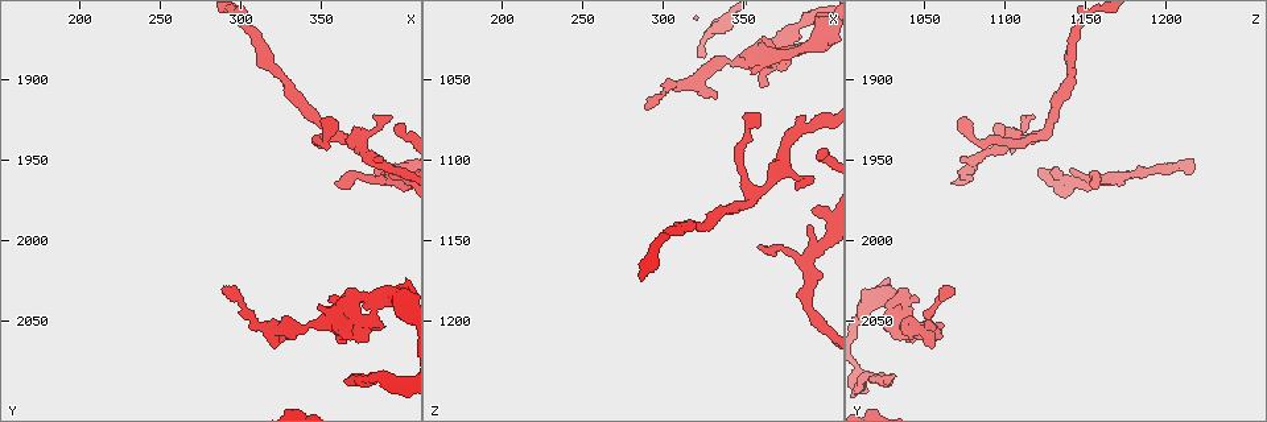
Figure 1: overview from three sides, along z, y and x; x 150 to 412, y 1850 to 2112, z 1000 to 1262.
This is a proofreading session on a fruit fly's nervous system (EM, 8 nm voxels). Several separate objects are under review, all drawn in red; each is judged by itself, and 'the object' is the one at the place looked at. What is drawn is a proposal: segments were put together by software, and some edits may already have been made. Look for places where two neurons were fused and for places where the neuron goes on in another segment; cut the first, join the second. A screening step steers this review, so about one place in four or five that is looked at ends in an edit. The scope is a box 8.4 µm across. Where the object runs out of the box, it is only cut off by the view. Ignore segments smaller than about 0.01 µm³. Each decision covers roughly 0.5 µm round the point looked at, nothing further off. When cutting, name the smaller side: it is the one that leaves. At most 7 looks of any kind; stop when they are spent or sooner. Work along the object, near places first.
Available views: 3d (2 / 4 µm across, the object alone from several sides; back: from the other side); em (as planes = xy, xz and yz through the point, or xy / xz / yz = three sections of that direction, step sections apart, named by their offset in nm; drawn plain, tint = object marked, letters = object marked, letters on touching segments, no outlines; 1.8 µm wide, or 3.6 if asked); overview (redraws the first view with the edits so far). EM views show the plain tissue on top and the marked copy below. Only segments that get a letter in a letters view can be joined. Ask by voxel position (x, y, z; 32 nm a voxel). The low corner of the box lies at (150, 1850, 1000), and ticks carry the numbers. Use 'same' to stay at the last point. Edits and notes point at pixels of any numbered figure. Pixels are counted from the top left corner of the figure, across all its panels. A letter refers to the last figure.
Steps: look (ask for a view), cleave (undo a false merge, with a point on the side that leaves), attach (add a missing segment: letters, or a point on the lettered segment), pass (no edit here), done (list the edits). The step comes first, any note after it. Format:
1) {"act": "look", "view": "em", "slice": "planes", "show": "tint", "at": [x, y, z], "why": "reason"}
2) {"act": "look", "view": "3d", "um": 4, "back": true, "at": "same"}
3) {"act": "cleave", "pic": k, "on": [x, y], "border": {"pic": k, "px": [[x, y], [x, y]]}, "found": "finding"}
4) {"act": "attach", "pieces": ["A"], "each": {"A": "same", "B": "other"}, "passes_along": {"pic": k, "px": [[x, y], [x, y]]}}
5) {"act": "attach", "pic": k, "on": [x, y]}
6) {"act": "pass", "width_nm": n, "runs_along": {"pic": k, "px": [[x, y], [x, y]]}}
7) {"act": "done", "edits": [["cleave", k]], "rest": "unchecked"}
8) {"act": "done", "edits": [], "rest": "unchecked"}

{"act": "look", "view": "em", "slice": "yz", "step": 8, "show": "letters", "at": [366, 2088, 1028], "why": "branch stops here"}

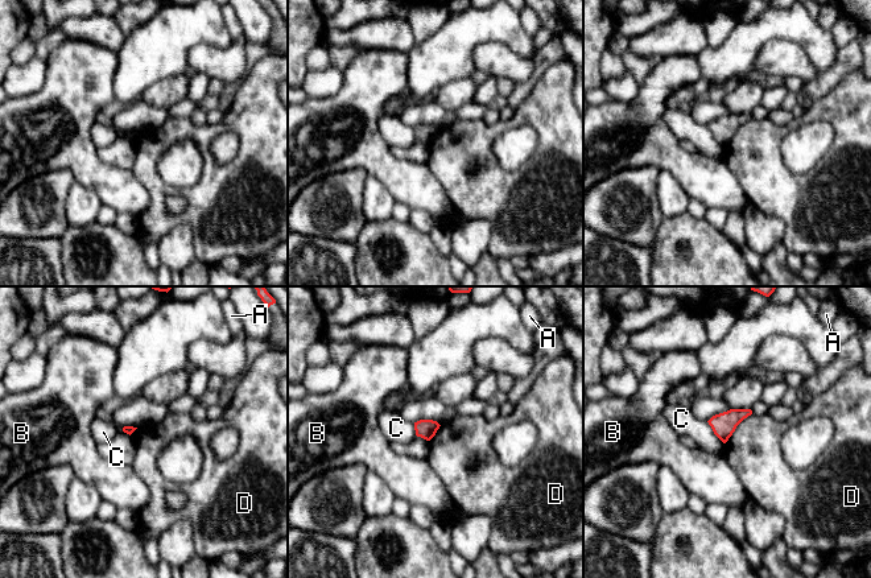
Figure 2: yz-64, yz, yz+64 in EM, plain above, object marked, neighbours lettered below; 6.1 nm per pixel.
{"act": "pass", "each": {"A": "other", "B": "other", "C": "other", "D": "other"}, "found": "no lettered segment goes on from it"}

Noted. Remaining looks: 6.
{"act": "look", "view": "em", "slice": "xy", "step": 16, "show": "letters", "at": [288, 2030, 1066], "why": "long arm stops here"}

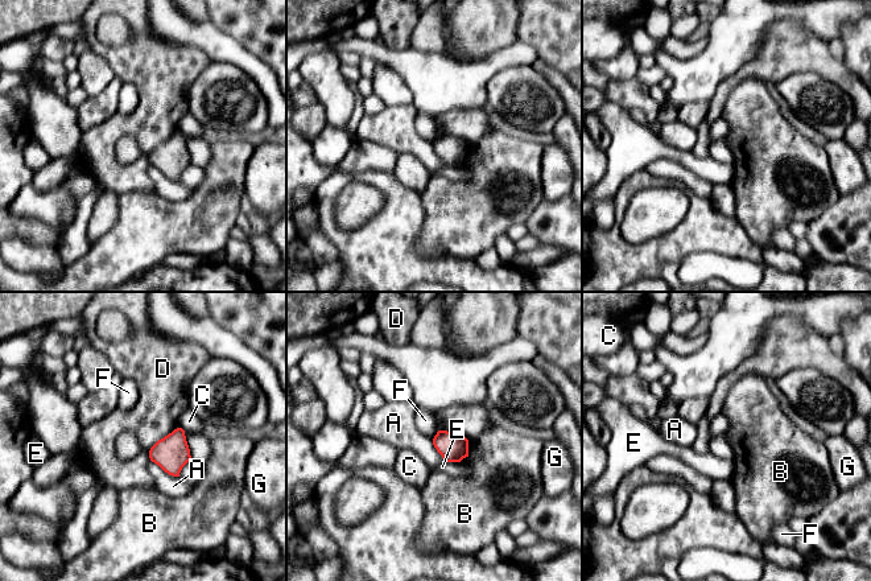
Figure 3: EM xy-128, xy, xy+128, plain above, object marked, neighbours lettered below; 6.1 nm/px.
{"act": "look", "view": "em", "slice": "planes", "show": "letters", "at": "same"}

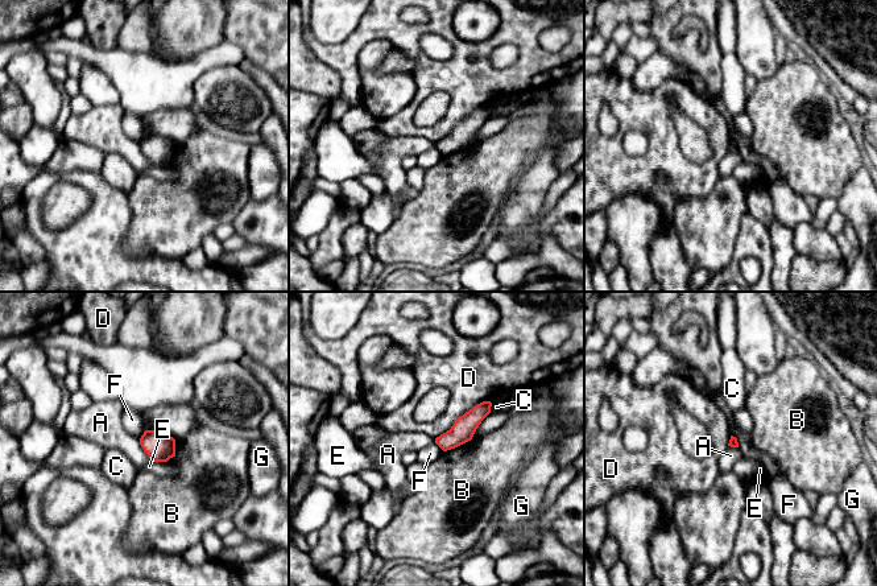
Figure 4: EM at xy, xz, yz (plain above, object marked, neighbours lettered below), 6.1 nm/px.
{"act": "pass", "each": {"A": "other", "B": "other", "C": "other", "D": "other", "E": "other", "F": "other", "G": "other"}, "border": {"pic": 4, "px": [[488, 400], [475, 404], [434, 438]]}, "found": "no lettered segment goes on from it"}

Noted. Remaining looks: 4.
{"act": "look", "view": "3d", "um": 2, "back": true, "at": [358, 1964, 1156], "why": "free end"}

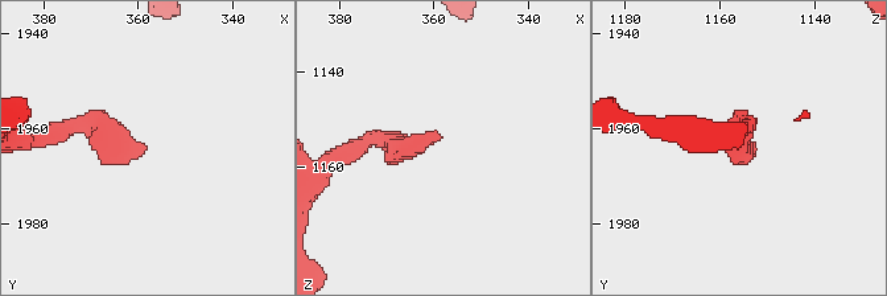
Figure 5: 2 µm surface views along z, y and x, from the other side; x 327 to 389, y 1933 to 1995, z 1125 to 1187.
{"act": "look", "view": "em", "slice": "planes", "show": "letters", "at": [359, 1963, 1154], "why": "shape alone is not enough"}

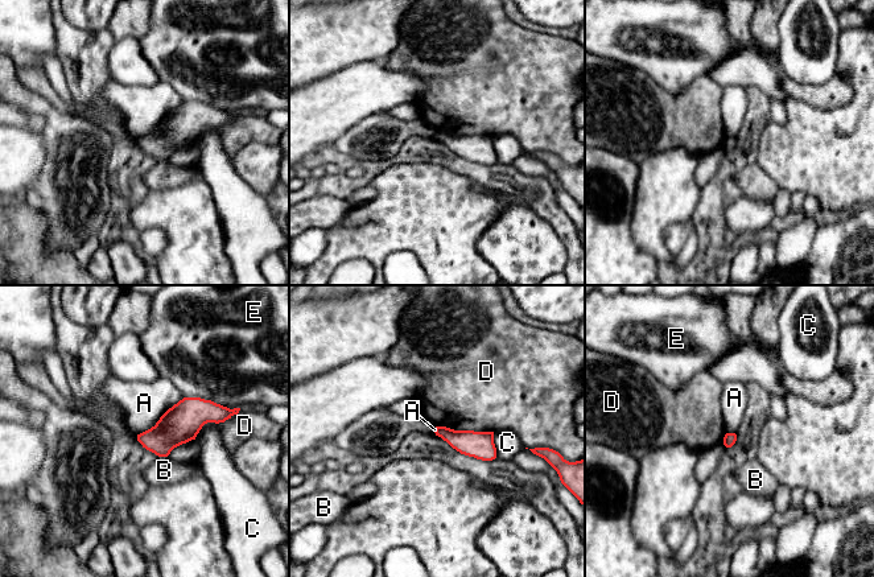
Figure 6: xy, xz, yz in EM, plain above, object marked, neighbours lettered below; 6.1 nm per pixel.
{"act": "pass", "longest_contact_nm": ["A", 360], "each": {"A": "other", "B": "other", "C": "other", "D": "other", "E": "other"}, "border": {"pic": 6, "px": [[184, 398], [153, 425], [137, 435]]}, "found": "none of them fits"}

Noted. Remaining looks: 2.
{"act": "done", "edits": [], "rest": "unchecked"}

